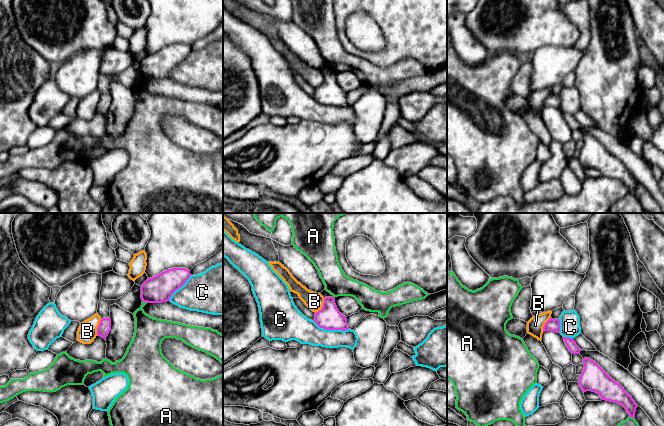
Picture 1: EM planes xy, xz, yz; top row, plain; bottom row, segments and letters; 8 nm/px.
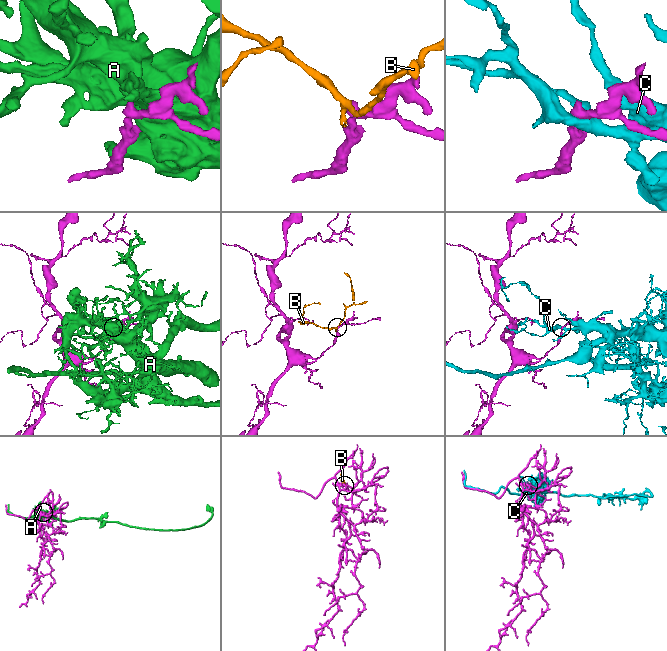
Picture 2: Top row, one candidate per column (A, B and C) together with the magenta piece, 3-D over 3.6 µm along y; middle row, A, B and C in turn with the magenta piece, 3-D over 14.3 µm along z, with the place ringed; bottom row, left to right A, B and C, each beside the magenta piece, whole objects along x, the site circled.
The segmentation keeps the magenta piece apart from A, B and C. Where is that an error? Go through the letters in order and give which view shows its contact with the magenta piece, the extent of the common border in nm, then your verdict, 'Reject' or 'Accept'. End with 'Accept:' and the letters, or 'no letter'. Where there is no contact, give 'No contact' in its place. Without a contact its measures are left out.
A: Touches magenta in yz. Shared border 50 nm. Reject
B: Touches magenta in xz. Shared border 150 nm. Accept
C: Touches magenta in xz. Shared border 300 nm. Reject
Accept: B

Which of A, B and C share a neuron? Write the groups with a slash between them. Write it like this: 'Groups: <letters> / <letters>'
Groups: A / B / C

